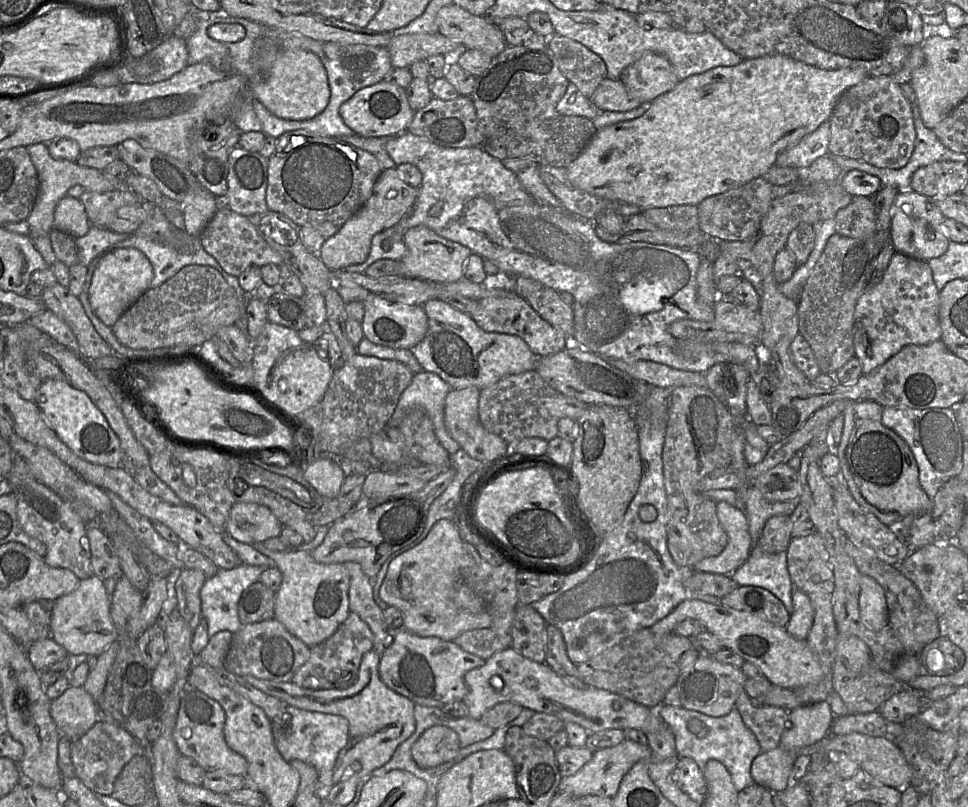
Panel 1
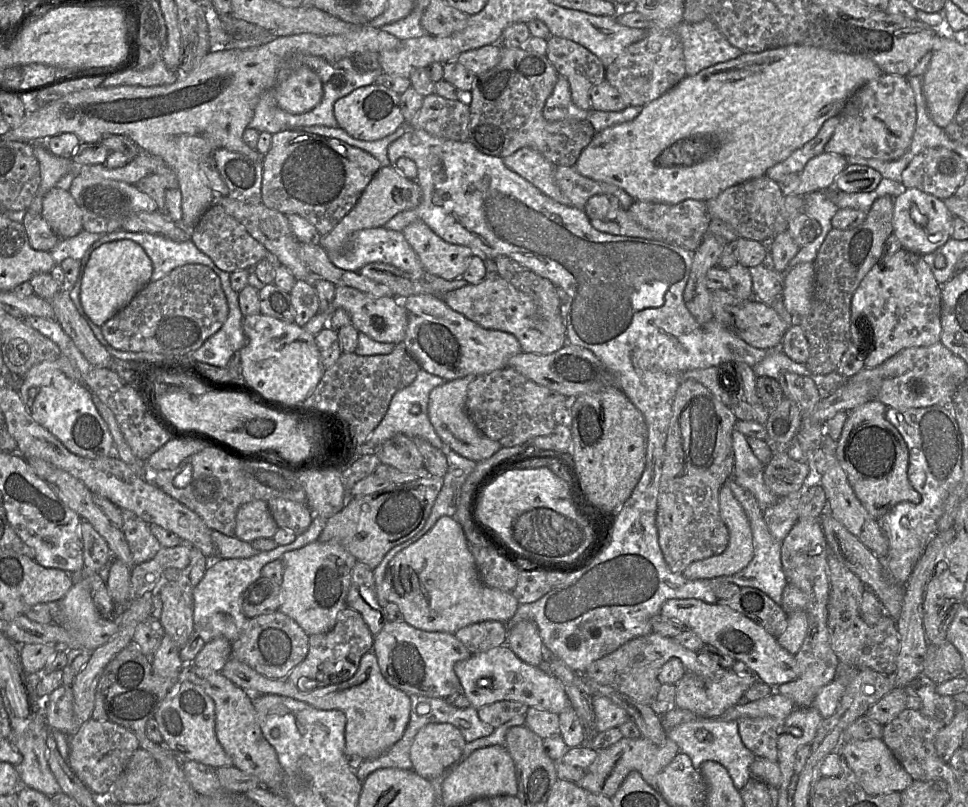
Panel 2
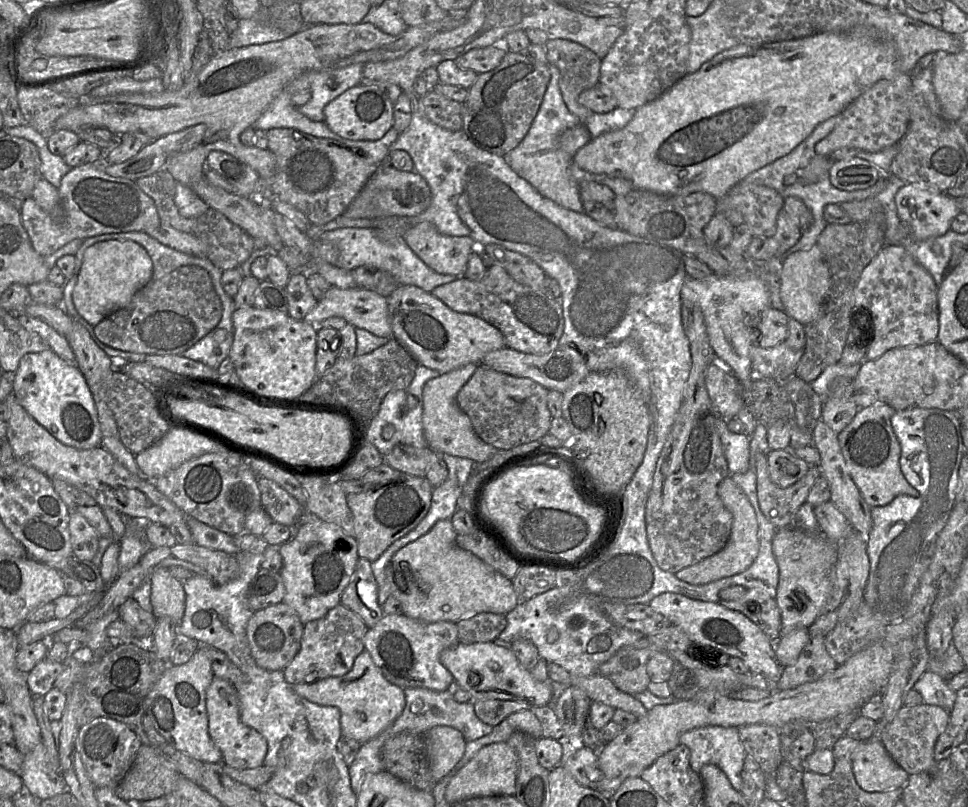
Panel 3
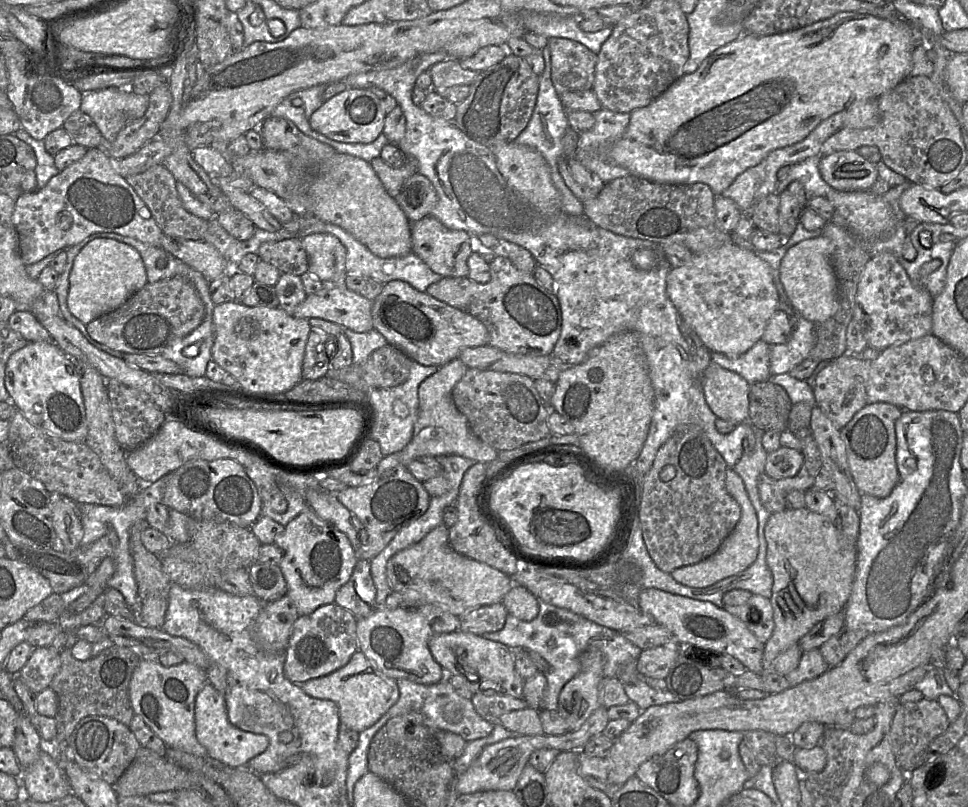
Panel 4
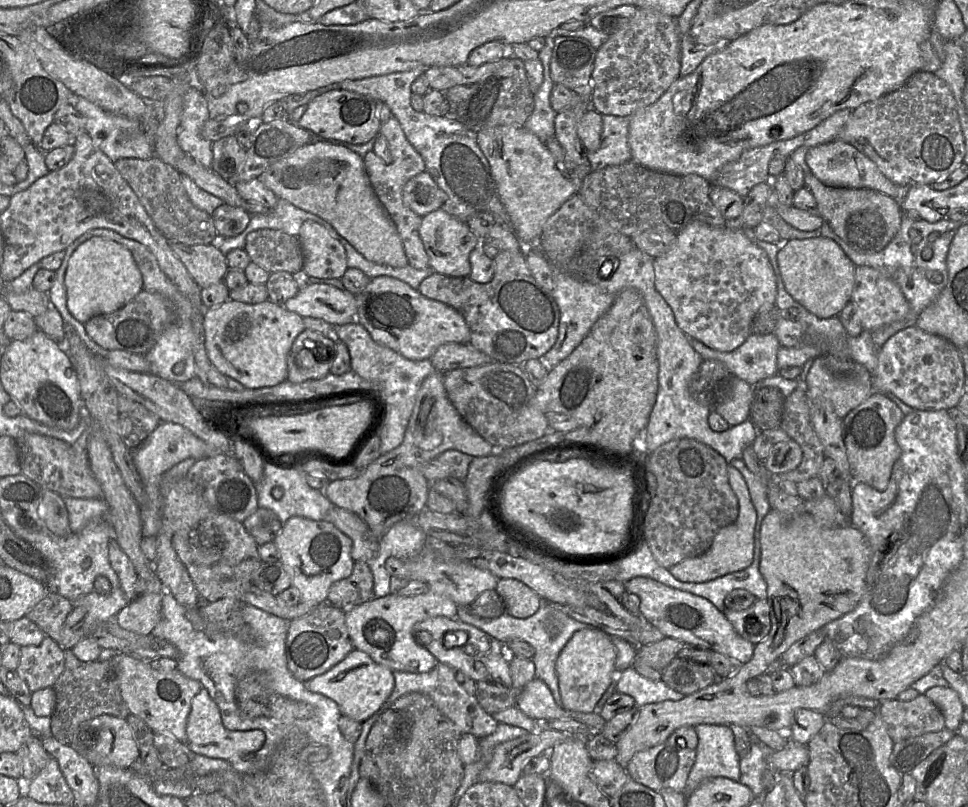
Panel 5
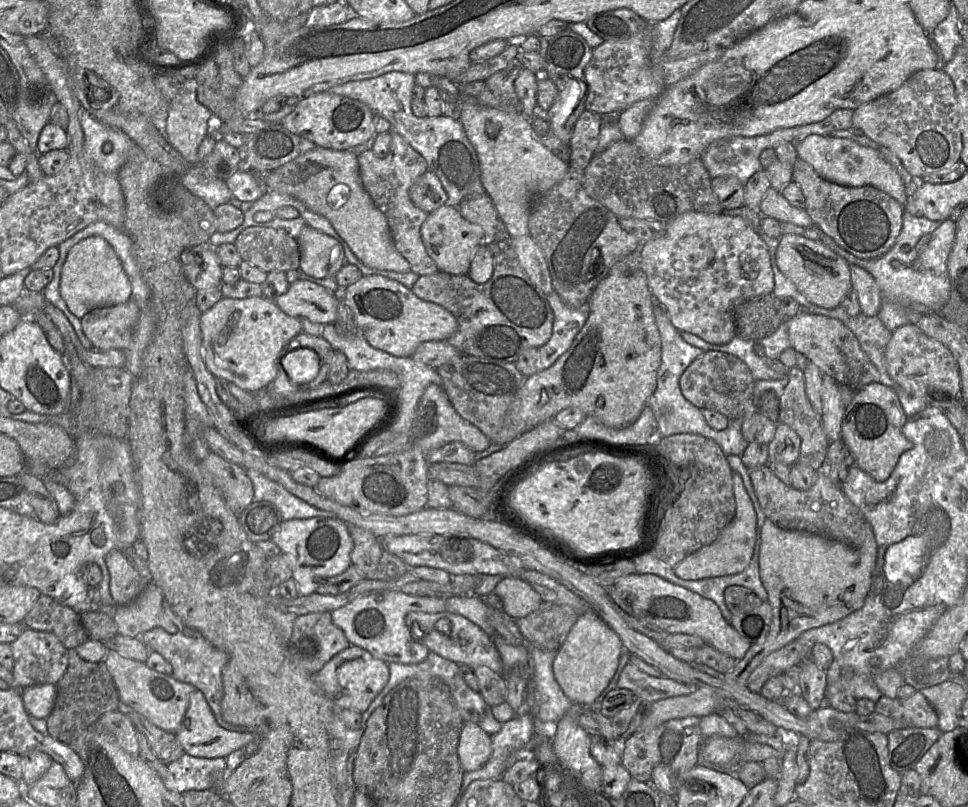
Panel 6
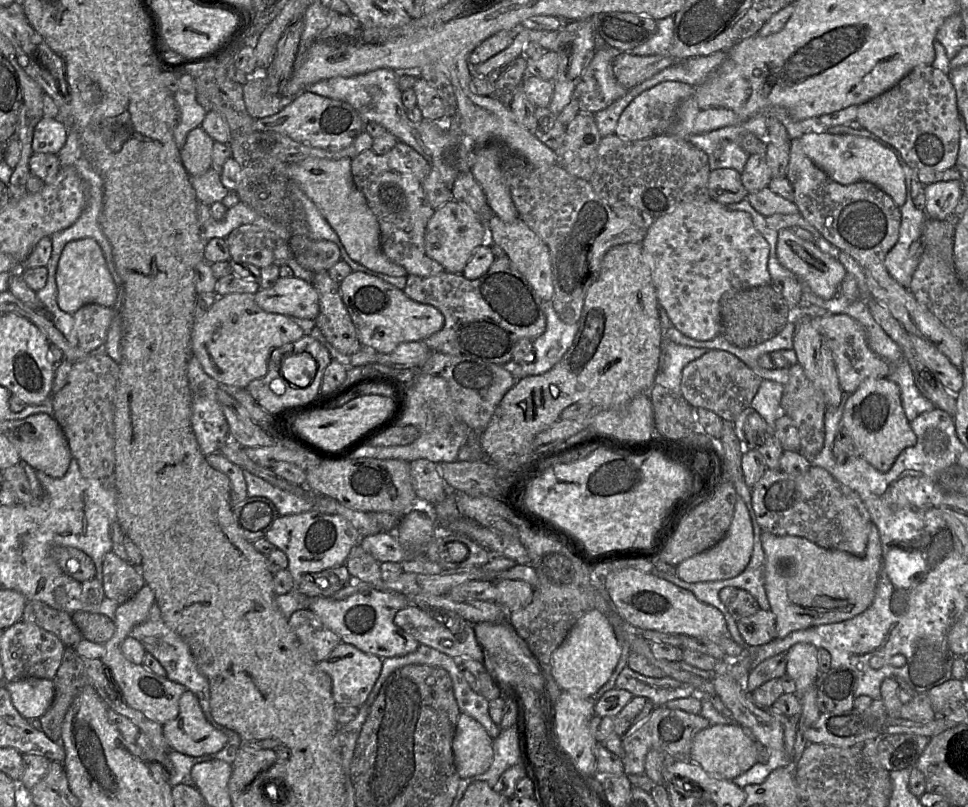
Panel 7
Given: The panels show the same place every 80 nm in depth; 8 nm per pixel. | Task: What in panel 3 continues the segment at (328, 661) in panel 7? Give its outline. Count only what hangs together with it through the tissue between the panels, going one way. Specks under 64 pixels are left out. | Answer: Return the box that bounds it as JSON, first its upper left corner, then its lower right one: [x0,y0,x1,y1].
[292,650,406,744]

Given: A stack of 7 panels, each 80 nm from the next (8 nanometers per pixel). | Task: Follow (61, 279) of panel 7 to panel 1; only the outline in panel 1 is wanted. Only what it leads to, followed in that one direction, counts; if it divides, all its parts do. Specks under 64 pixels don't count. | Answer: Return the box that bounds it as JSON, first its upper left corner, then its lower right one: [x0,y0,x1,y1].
[87,248,153,327]

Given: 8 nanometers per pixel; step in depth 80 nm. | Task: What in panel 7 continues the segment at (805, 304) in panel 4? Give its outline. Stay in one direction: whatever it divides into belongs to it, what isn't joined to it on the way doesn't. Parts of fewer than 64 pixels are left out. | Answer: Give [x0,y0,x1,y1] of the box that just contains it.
[777,229,847,300]

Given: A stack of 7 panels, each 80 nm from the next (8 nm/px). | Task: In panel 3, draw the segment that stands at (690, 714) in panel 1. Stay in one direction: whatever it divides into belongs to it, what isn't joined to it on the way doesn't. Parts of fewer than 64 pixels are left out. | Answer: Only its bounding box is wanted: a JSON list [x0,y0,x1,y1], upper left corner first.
[680,726,747,790]

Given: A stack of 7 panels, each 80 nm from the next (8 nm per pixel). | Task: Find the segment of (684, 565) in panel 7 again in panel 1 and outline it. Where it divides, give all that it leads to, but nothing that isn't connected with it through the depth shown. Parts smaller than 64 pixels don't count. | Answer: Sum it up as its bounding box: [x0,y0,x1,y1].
[694,501,751,575]

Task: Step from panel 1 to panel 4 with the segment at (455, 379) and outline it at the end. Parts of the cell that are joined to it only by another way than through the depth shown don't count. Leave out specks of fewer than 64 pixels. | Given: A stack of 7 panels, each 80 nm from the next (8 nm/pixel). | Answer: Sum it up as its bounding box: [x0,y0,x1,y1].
[371,281,489,366]

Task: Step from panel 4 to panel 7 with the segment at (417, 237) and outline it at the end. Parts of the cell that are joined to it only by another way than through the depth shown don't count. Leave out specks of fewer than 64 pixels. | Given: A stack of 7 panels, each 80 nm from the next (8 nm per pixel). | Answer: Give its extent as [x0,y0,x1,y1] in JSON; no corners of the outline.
[424,200,487,274]

